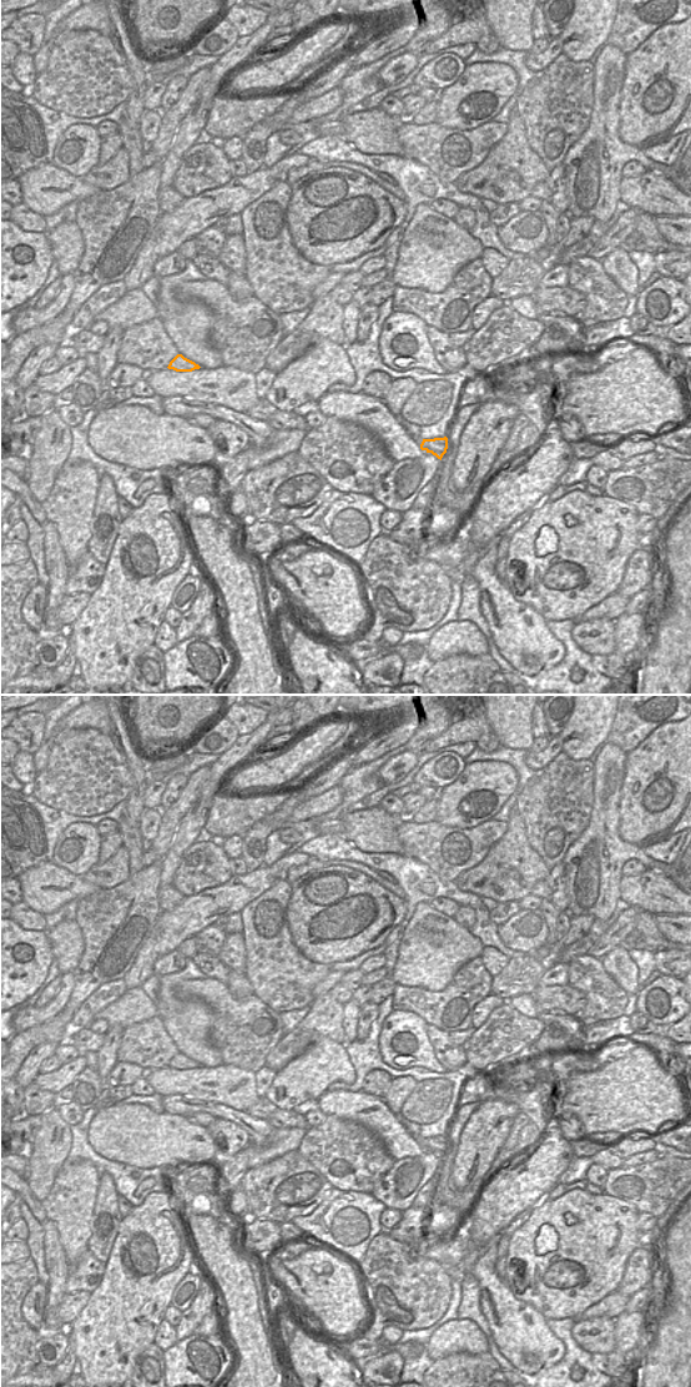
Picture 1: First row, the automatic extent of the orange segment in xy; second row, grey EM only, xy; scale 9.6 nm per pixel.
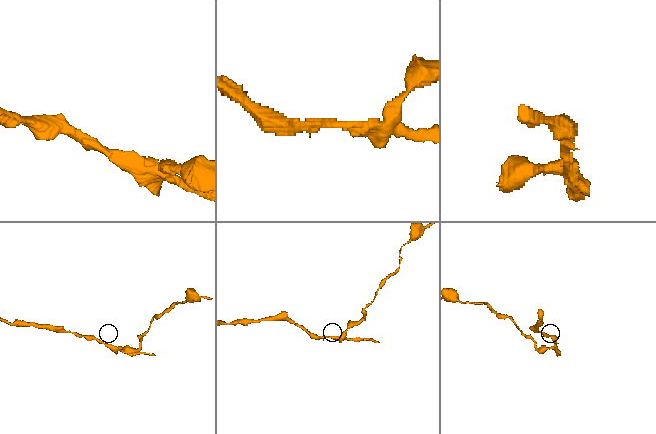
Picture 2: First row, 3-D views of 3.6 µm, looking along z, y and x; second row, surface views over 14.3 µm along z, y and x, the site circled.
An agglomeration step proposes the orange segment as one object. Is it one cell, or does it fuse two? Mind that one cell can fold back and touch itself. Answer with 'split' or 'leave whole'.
split

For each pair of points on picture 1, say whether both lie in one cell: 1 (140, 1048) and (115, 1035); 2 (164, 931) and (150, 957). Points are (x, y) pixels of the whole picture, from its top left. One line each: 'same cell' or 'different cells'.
1: different cells
2: different cells

